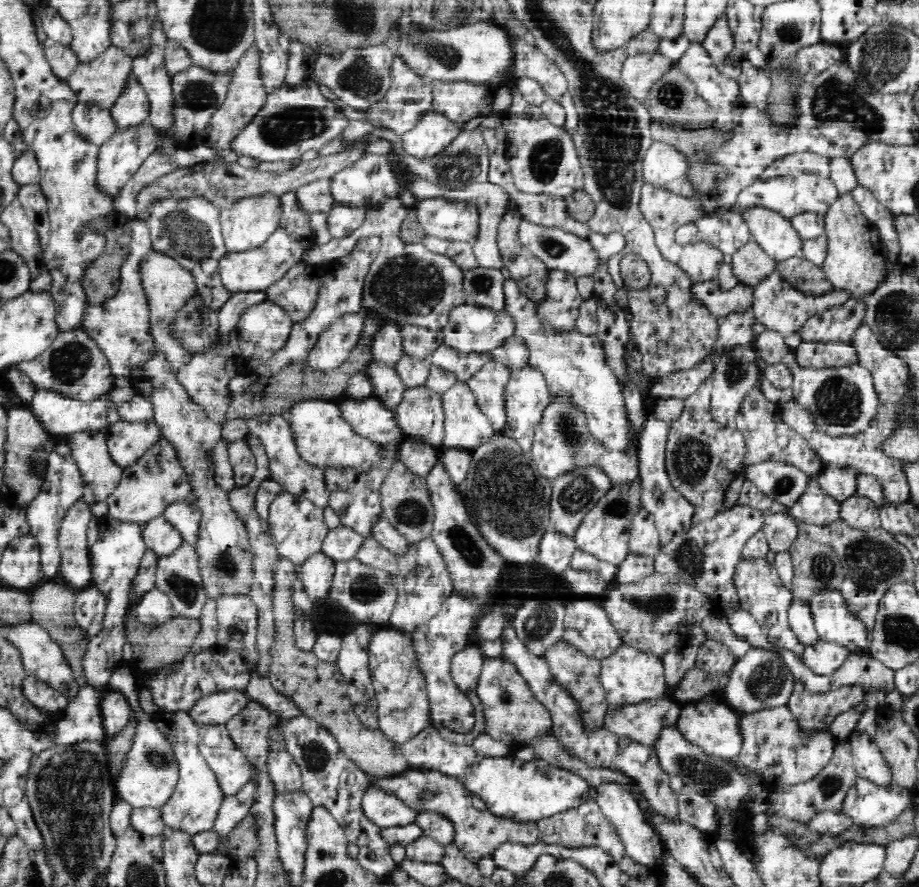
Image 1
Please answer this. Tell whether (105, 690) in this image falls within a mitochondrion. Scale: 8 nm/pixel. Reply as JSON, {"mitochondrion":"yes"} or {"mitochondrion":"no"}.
{"mitochondrion":"no"}

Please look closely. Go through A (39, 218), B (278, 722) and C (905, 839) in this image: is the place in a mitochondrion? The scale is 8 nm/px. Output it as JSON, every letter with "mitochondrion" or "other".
{"A":"other","B":"other","C":"other"}

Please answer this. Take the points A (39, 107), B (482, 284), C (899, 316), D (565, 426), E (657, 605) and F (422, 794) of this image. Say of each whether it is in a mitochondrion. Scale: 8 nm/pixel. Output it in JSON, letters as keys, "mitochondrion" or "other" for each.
{"A":"other","B":"mitochondrion","C":"mitochondrion","D":"mitochondrion","E":"mitochondrion","F":"mitochondrion"}

